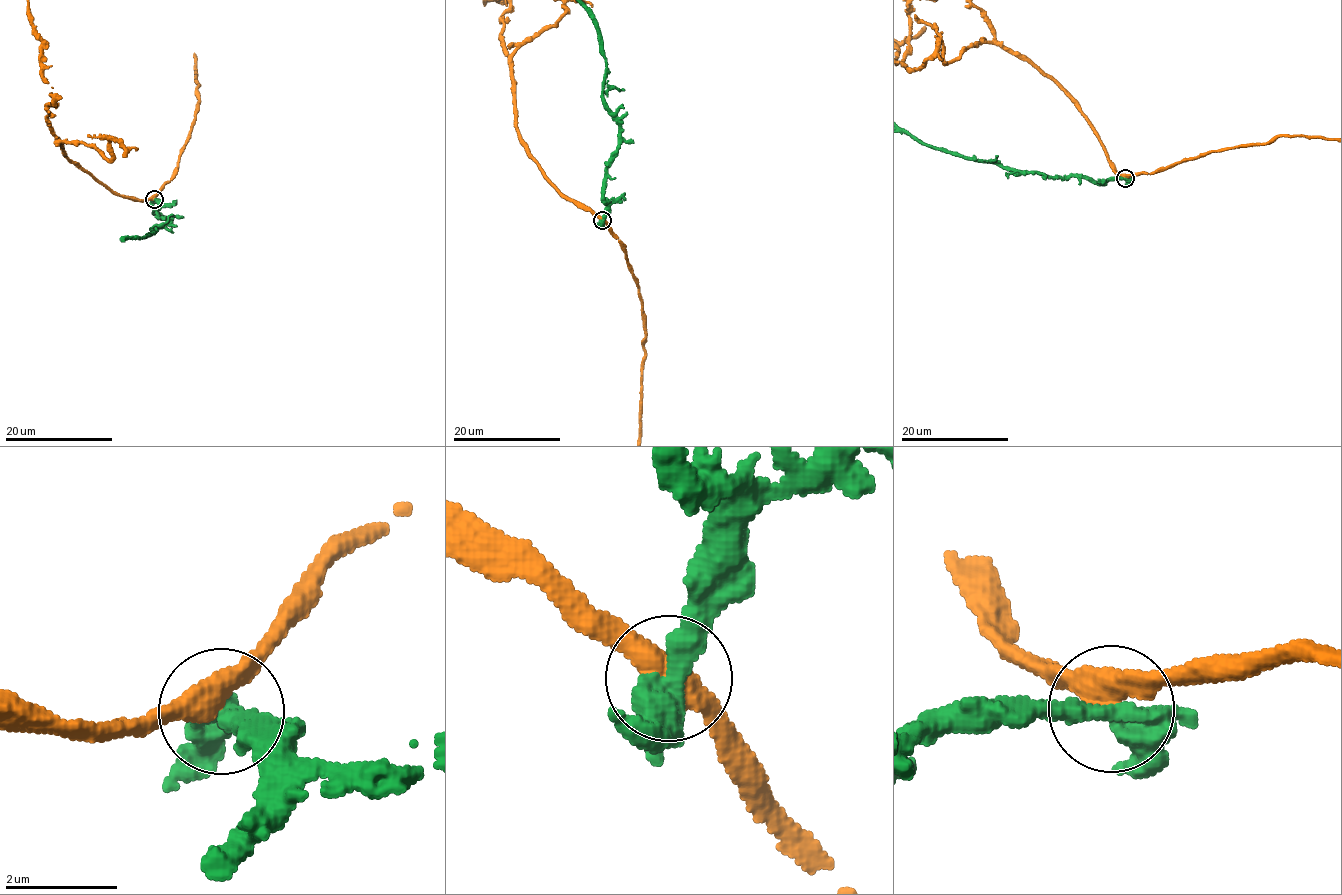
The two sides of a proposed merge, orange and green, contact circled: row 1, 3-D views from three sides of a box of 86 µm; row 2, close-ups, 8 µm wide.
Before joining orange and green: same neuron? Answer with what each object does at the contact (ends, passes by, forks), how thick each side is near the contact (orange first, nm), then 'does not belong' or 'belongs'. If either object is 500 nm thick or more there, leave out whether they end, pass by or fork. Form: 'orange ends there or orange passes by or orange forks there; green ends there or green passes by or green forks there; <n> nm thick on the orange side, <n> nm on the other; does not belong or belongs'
orange passes by; green forks there; 420 nm thick on the orange side, 340 nm on the other; does not belong

